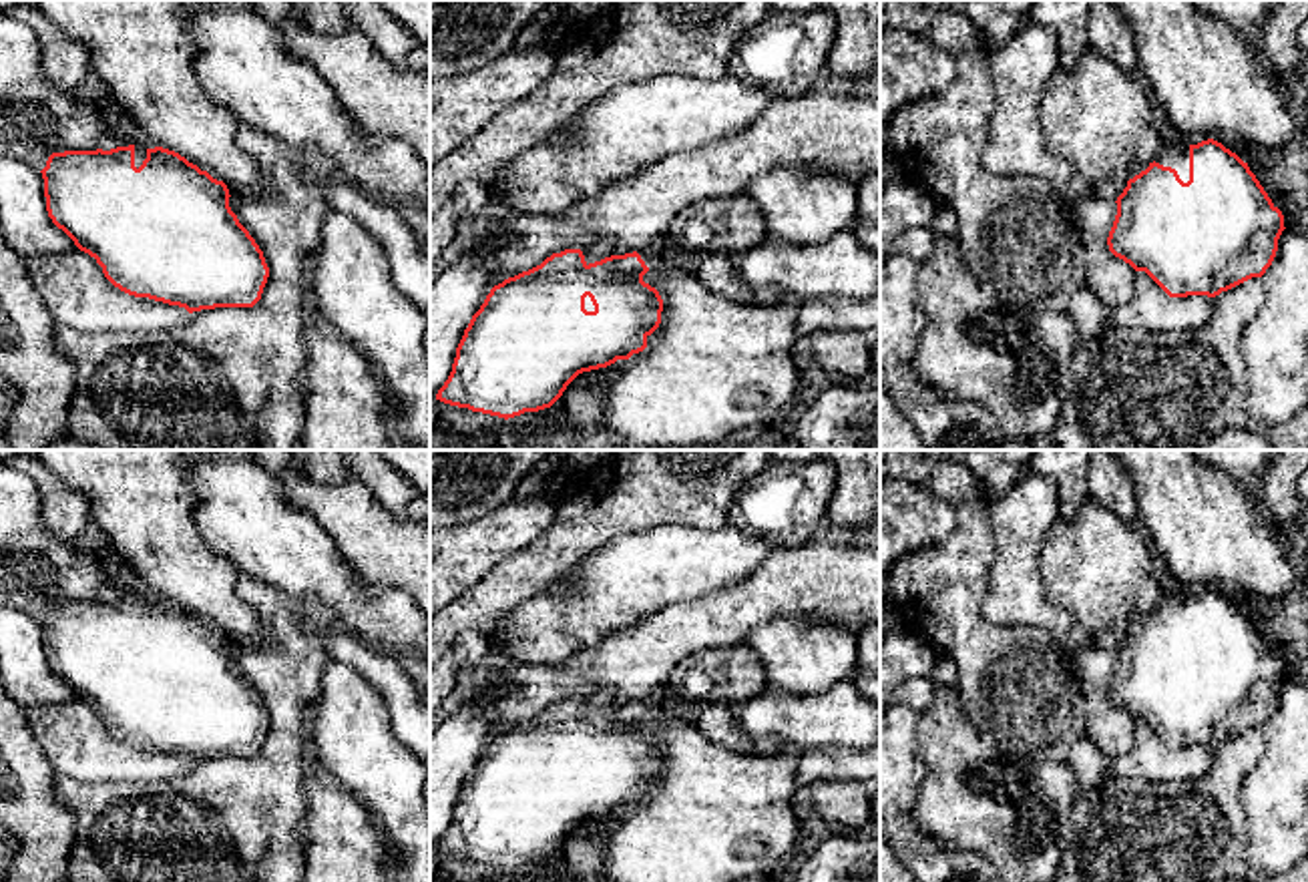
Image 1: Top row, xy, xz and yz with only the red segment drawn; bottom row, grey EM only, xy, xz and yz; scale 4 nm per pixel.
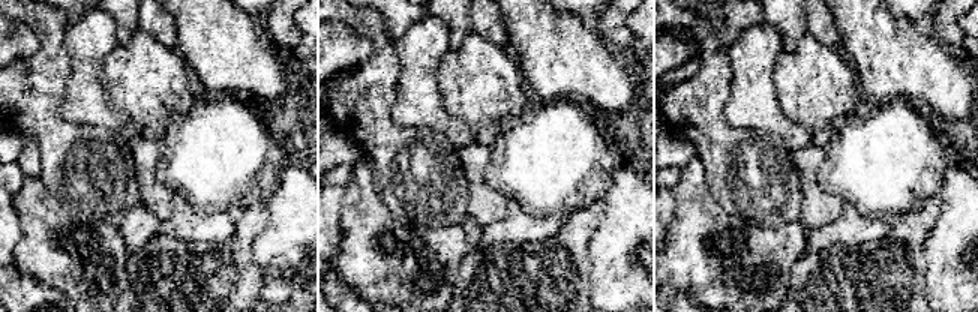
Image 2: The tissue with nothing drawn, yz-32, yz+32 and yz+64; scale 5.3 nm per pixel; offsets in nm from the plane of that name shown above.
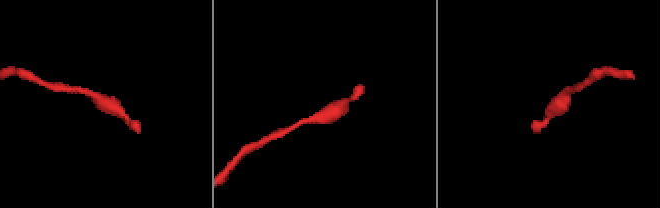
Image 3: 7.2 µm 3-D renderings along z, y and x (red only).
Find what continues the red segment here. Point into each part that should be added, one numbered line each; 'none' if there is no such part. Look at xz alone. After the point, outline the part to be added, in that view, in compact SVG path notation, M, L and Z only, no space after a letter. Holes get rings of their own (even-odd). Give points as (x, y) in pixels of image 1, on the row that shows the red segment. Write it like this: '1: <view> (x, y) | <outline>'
1: xz (601, 250) | M605 239L593 247L581 249L581 251L583 251L585 261L589 265L589 263L601 261L605 257L611 257L613 255L613 243Z

